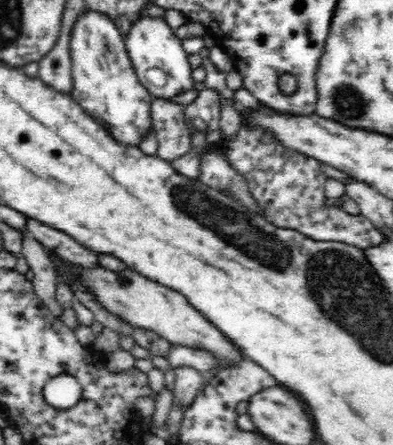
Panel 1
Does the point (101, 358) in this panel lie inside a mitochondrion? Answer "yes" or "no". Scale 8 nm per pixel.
no

